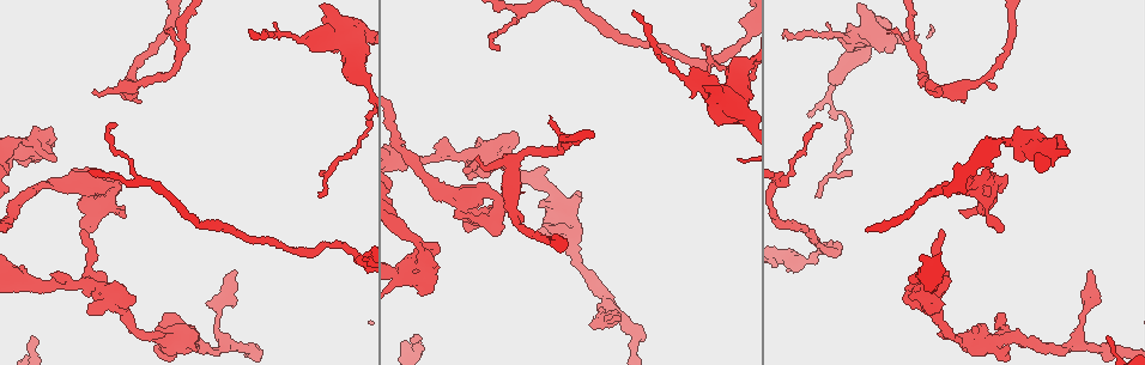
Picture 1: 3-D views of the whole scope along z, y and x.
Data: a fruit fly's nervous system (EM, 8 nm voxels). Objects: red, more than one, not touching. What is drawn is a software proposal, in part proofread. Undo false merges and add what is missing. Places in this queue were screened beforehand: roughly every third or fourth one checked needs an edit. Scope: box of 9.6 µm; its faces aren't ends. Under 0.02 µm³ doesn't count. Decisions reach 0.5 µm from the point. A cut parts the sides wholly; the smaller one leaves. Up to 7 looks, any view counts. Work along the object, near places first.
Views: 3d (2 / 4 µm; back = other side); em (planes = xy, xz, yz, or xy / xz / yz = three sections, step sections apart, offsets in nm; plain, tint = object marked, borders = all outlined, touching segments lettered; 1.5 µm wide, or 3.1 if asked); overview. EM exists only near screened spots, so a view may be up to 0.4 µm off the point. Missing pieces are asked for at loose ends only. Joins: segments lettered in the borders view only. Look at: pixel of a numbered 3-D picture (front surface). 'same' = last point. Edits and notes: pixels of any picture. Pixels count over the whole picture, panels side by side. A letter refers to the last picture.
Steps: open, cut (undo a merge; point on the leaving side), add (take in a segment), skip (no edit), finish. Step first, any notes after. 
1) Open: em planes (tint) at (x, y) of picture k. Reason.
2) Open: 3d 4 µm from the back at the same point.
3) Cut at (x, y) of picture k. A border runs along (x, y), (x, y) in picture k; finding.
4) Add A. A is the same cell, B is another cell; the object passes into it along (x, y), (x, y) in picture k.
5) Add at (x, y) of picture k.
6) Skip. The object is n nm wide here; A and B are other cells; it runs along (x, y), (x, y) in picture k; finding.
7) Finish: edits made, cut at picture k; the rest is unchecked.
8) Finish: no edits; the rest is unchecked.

Open: em planes (borders) at (501, 232) of picture 1. An open end.

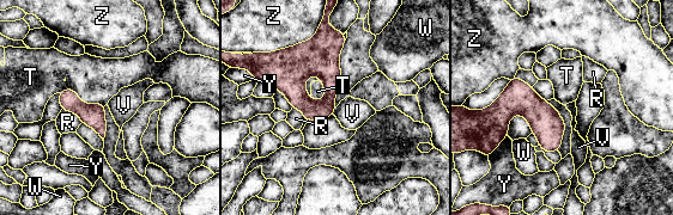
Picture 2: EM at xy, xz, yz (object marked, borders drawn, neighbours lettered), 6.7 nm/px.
Skip. R, T, V, W, Y and Z are other cells; it runs along (62, 96), (83, 110), (102, 133) in picture 2; none of them fits.

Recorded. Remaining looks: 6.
Open: 3d 2 µm at (34, 338) of picture 1. Thin end.

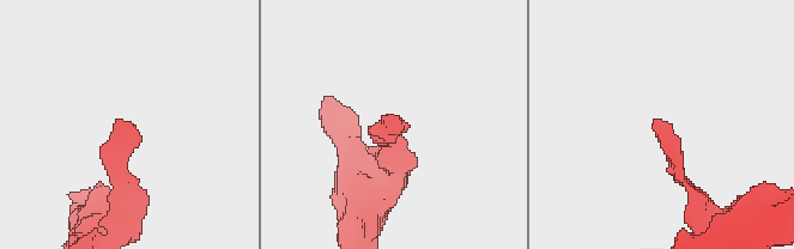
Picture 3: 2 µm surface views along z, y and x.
Open: em planes (borders) at (390, 117) of picture 3. Now the EM.

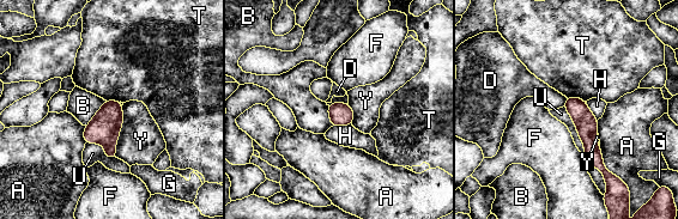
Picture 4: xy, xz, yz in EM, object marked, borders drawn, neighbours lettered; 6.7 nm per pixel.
Skip. A, B, D, F, G, H, T, U and Y are other cells; no lettered segment goes on from it.

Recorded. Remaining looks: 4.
Open: em planes (borders) at (1021, 146) of picture 1. Arms run side by side.

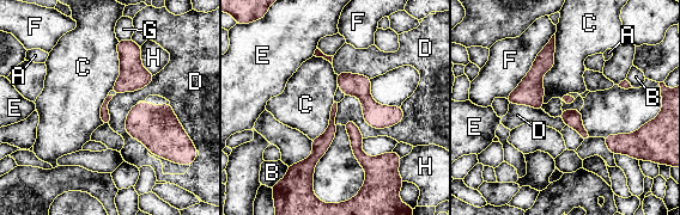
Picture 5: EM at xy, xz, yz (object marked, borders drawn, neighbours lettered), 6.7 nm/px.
Skip. A, B, C, D, E, F, G and H are other cells; a border runs along (345, 96), (375, 128), (405, 116) in picture 5; continuous, no second neuron.

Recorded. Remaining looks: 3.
Finish: no edits; the rest is unchecked.

